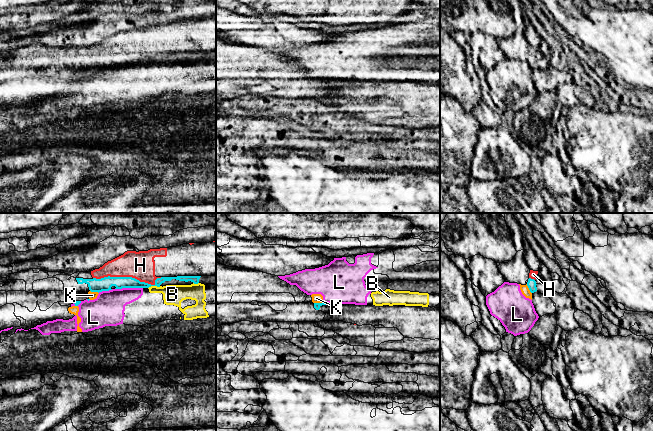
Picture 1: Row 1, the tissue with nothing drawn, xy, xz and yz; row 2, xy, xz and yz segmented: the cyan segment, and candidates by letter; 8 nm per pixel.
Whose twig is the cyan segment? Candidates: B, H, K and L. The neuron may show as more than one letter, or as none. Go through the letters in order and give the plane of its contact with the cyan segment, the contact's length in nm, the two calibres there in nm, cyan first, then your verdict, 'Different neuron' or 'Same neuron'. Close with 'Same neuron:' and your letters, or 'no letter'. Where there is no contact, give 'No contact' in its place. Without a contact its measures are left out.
B: Touches cyan in xy. Shared border 110 nm. Thickness 100 nm (cyan) against 160 nm. Different neuron
H: Touches cyan in xy. Shared border 550 nm. Thickness 110 nm (cyan) against 220 nm. Same neuron
K: Touches cyan in yz. Shared border 90 nm. Thickness 70 nm (cyan) against 70 nm. Different neuron
L: Touches cyan in xy. Shared border 220 nm. Thickness 110 nm (cyan) against 260 nm. Different neuron
Same neuron: H

